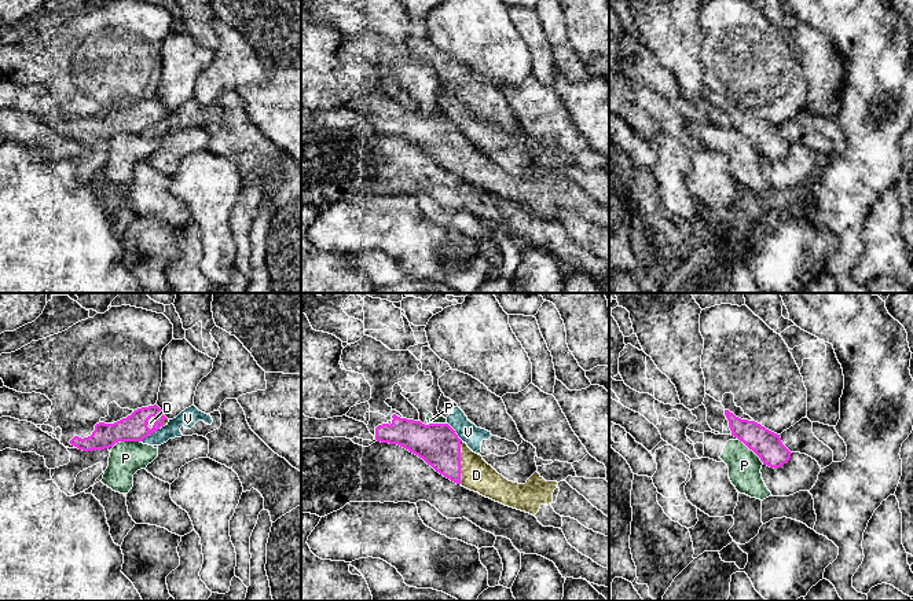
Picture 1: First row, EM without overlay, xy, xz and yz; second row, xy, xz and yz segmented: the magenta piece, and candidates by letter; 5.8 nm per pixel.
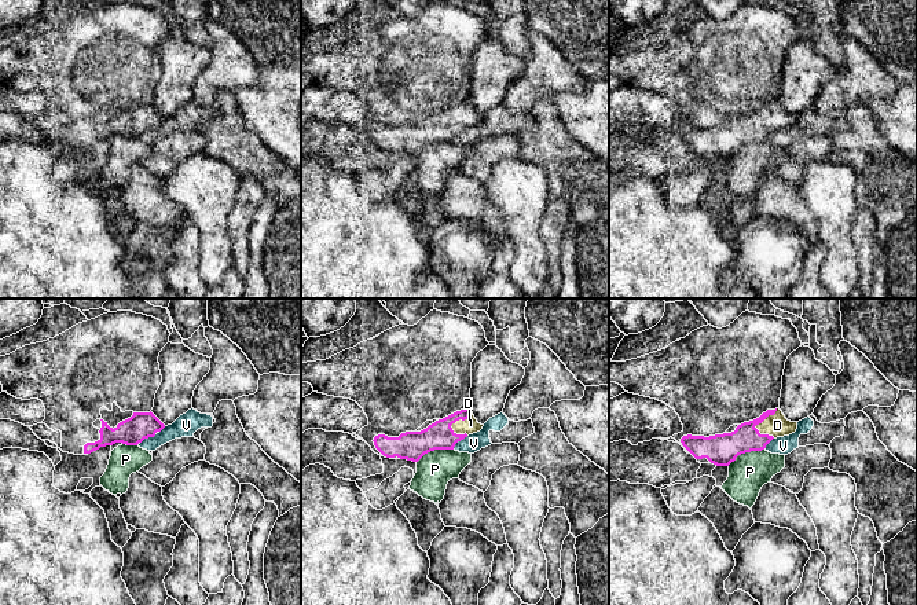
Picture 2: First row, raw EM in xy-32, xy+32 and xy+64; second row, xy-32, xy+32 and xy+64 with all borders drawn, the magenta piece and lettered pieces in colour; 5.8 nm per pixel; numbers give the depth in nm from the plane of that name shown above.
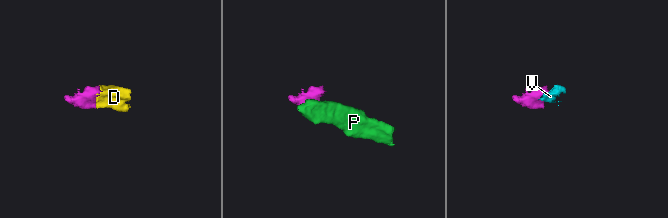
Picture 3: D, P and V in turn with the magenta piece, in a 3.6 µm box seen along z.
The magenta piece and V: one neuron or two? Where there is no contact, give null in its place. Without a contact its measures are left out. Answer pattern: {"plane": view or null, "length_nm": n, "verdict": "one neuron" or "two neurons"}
{"plane": "xy", "length_nm": 140, "verdict": "two neurons"}

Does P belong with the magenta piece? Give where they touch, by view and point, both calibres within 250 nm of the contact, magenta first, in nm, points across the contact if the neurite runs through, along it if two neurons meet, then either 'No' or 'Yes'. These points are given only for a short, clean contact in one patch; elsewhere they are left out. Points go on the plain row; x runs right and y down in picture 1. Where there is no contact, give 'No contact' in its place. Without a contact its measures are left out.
Touches magenta at yz (751, 140). Thickness 170 nm (magenta) against 190 nm. Boundary: yz (737, 129), (763, 156). No

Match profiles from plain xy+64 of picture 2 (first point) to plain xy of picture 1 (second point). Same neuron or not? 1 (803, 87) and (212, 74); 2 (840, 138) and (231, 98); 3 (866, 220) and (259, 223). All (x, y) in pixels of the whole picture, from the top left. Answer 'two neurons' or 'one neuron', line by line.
1: two neurons
2: one neuron
3: two neurons

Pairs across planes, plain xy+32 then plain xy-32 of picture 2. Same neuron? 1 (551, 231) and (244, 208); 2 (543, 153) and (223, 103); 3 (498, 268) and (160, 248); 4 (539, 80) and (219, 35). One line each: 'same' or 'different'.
1: same
2: same
3: different
4: same

